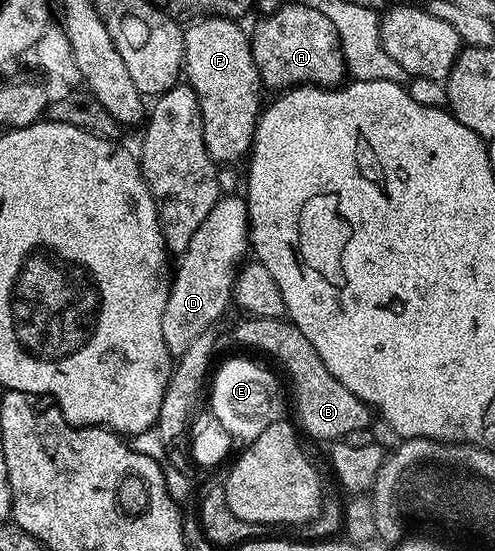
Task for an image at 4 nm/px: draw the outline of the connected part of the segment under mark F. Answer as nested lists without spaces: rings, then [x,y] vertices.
[[[206,16],[192,21],[184,29],[185,63],[183,76],[187,83],[197,92],[199,106],[202,110],[203,138],[210,157],[218,165],[233,164],[236,160],[244,161],[253,146],[253,135],[257,129],[257,118],[263,111],[263,85],[261,75],[255,66],[253,45],[248,31],[240,28],[236,19],[227,16]]]

